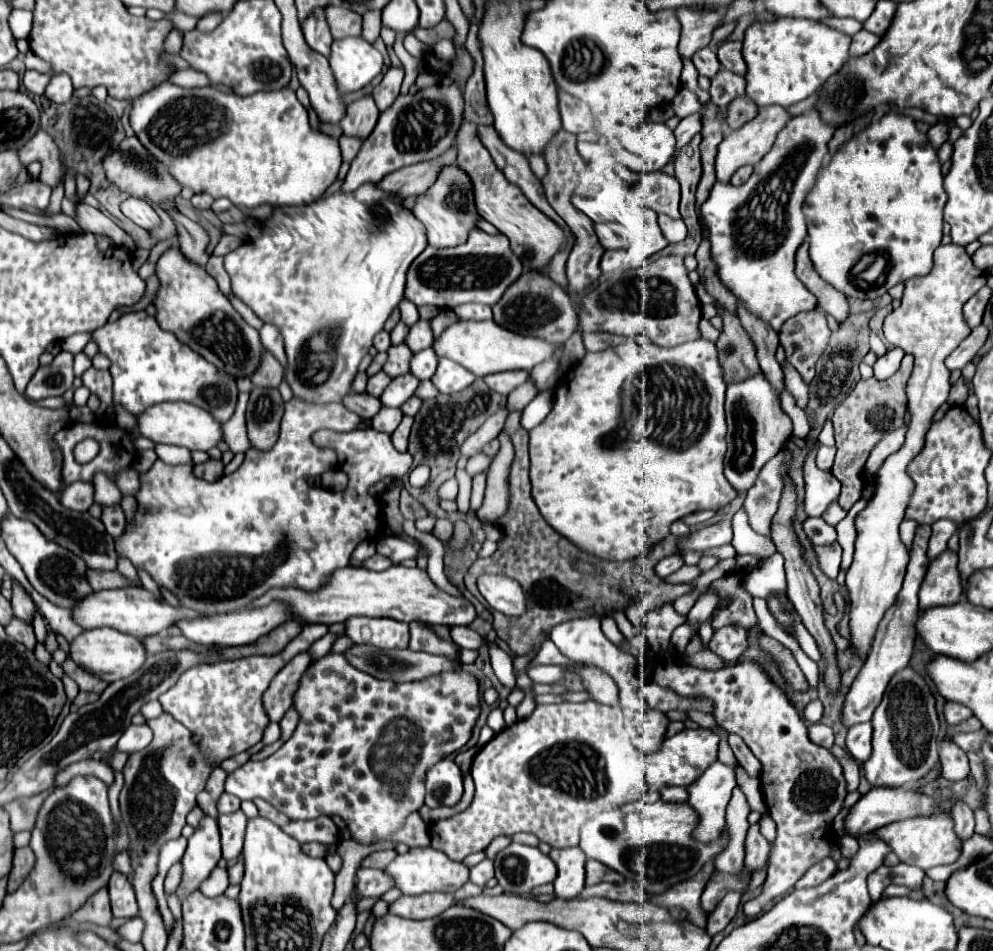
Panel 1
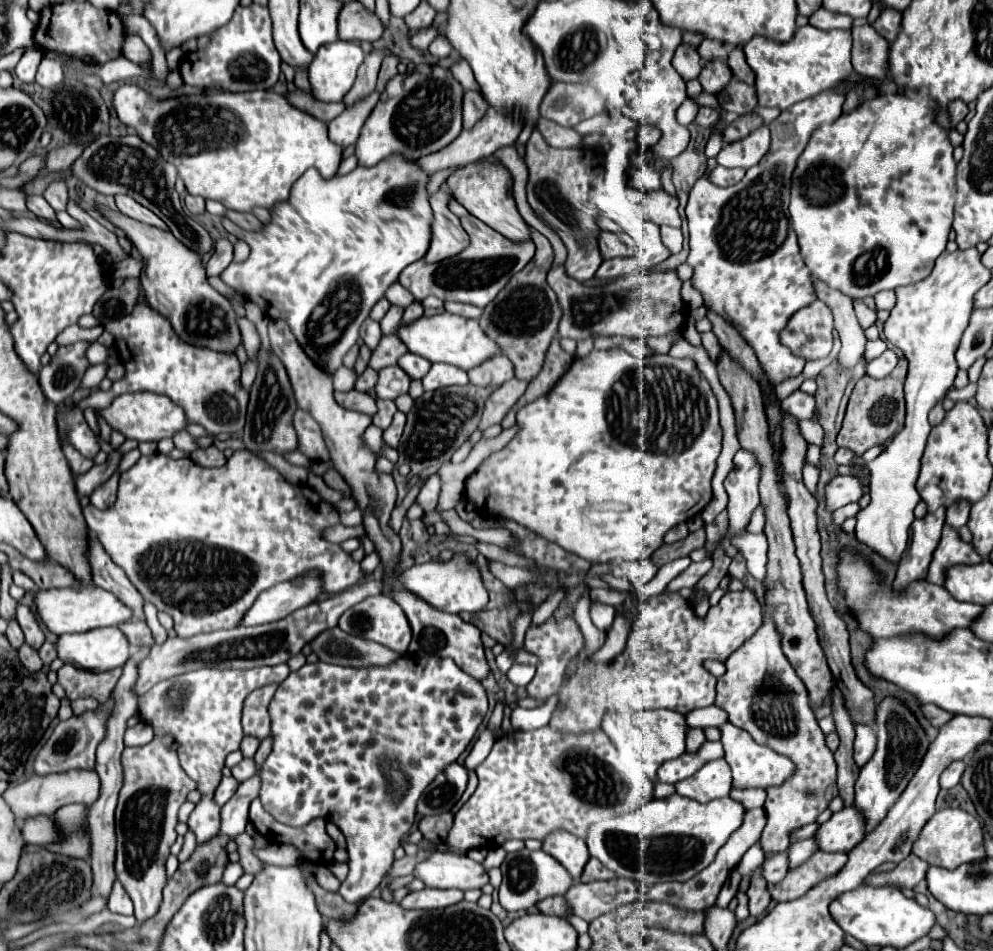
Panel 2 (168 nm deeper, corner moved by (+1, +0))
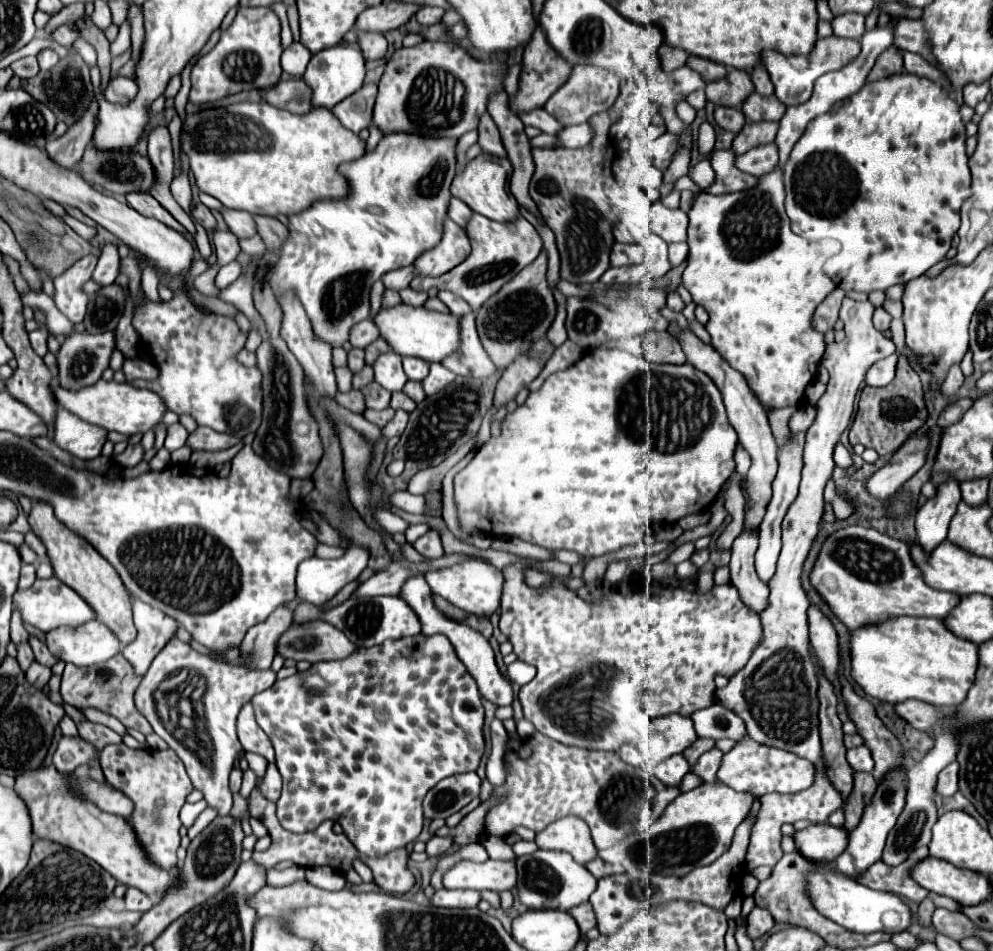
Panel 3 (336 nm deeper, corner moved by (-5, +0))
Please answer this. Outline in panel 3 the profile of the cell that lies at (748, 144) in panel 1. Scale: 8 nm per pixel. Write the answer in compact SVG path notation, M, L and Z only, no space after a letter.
M764 144L764 146L754 146L752 150L748 150L746 154L736 156L736 168L742 172L748 172L752 176L762 176L774 170L778 162L778 150L776 144Z

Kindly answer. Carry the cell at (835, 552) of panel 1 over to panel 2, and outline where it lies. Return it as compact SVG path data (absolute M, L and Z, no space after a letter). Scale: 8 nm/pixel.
M853 502L839 508L838 510L833 512L833 520L834 524L842 525L845 520L854 517L858 511L860 510L860 506L857 502Z

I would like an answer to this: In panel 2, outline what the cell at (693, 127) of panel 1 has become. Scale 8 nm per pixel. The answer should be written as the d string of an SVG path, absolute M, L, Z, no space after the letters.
M702 106L698 116L696 116L696 124L706 126L706 128L710 128L718 120L720 120L720 112L716 108L708 108L708 106Z

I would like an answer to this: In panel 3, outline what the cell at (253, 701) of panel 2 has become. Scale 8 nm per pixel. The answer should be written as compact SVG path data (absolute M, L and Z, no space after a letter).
M248 702L248 706L242 708L242 712L238 716L238 738L240 738L240 744L244 750L256 752L256 754L264 756L268 762L274 762L274 748L270 744L270 738L258 726L250 702Z

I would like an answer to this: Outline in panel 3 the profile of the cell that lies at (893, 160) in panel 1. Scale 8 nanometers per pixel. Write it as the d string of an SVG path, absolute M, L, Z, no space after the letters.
M896 74L884 80L876 80L866 84L860 92L846 98L844 102L838 102L828 110L828 114L822 114L814 118L814 122L808 124L808 130L804 136L796 142L788 164L784 166L784 184L786 184L786 214L792 222L792 230L798 236L804 236L806 240L814 242L818 248L826 248L826 264L822 266L824 274L832 278L832 282L846 292L874 292L874 290L888 290L896 284L906 284L922 274L926 274L932 266L942 262L946 258L946 252L952 246L952 236L960 228L960 206L970 196L970 170L968 170L968 156L966 156L966 132L960 118L960 106L954 104L948 96L942 96L942 86L916 76L916 74Z

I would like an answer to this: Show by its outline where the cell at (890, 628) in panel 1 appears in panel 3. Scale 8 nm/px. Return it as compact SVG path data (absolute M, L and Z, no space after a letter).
M948 482L936 490L936 496L928 500L922 508L918 508L916 514L916 544L932 552L942 538L948 534L948 526L952 516L956 514L956 508L960 504L960 488L958 482Z

